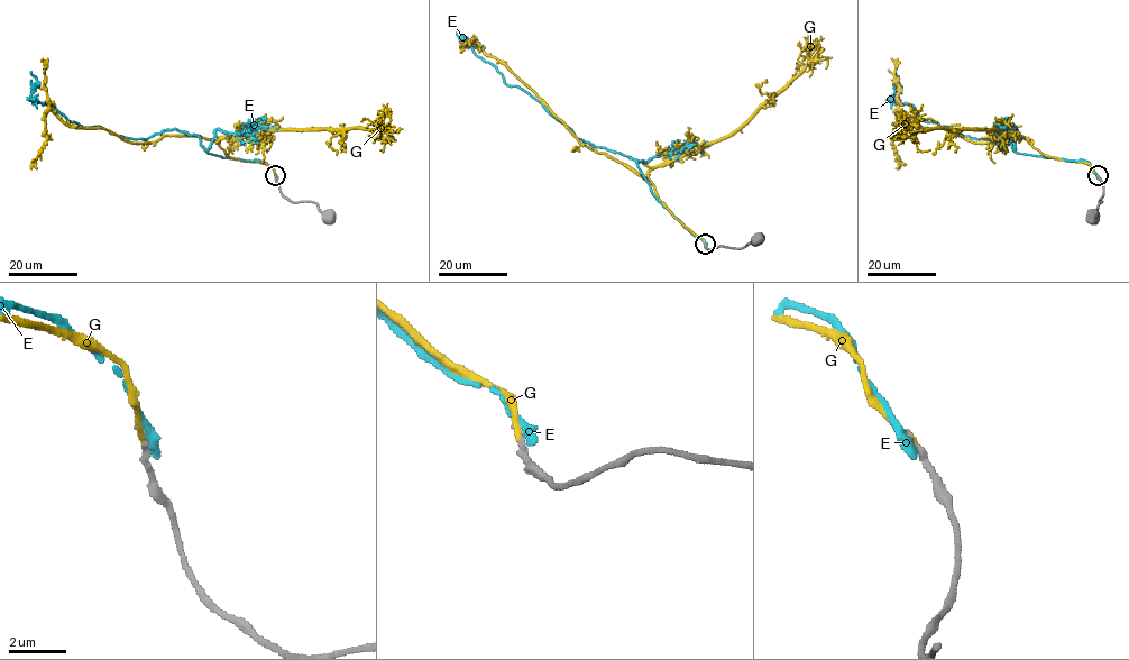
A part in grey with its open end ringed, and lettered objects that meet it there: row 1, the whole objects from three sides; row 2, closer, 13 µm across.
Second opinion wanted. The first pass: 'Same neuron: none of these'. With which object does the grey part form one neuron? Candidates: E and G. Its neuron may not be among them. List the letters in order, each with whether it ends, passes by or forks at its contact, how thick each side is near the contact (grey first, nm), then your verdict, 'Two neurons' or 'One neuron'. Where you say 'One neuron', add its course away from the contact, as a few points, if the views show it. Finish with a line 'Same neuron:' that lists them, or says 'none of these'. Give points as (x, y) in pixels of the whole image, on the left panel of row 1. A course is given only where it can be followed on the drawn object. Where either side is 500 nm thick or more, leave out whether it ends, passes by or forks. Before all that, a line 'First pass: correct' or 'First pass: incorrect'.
First pass: incorrect
E: It ends there. Thickness 240 nm (grey) against 400 nm. Two neurons
G: It ends there. Thickness 240 nm (grey) against 200 nm. One neuron. Its course: (275, 176), (266, 164), (229, 157), (212, 140), (129, 143), (103, 129), (70, 127), (52, 111), (30, 170)
Same neuron: G

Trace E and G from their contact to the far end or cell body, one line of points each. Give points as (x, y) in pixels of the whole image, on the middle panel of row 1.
E: (706, 245), (652, 193), (633, 158), (583, 141), (528, 93), (508, 85), (498, 71), (459, 40)
G: (705, 245), (675, 217), (648, 179), (580, 143), (533, 92), (474, 44), (475, 39), (460, 45)

